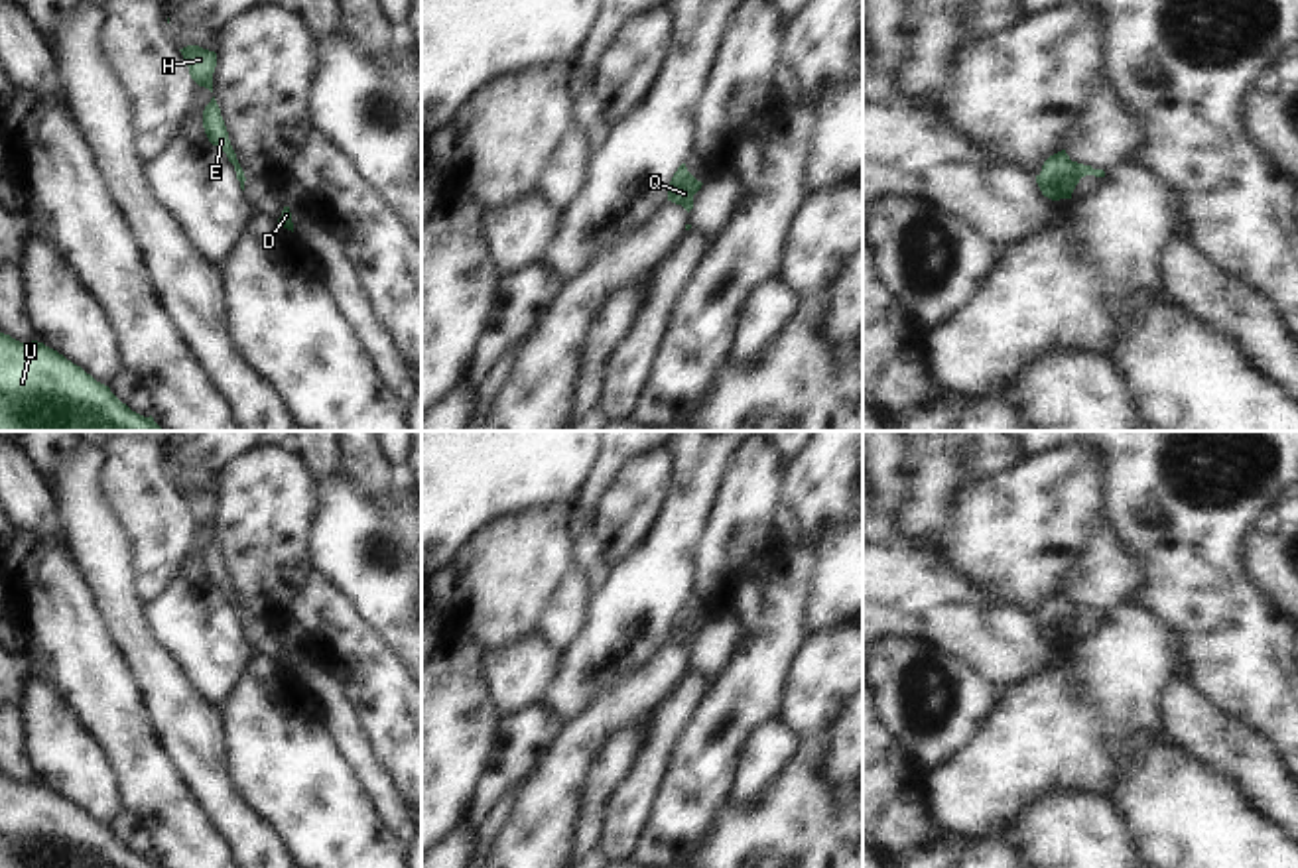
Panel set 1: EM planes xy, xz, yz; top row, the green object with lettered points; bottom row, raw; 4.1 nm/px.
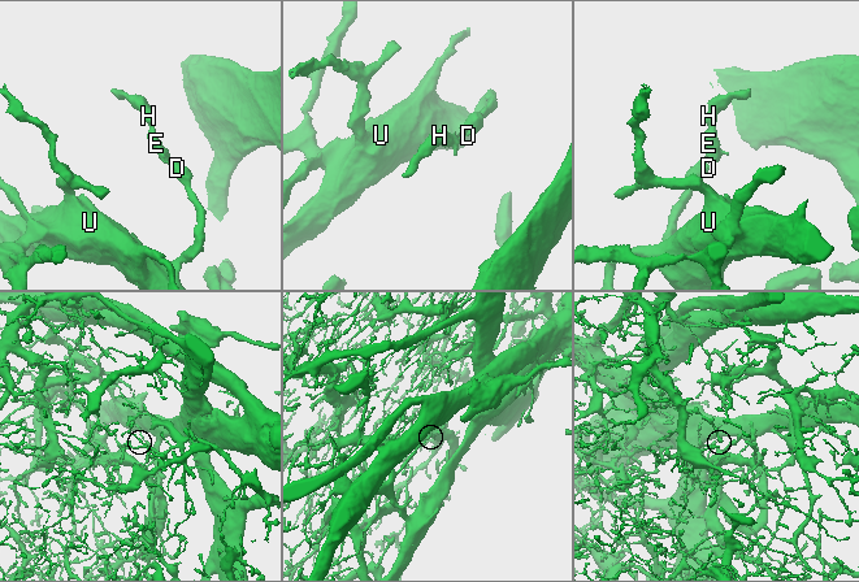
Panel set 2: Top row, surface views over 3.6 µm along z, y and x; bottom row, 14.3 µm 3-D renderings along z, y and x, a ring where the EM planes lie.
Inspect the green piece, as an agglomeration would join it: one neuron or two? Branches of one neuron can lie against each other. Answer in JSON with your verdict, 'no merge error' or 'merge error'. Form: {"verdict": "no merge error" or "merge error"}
{"verdict": "no merge error"}

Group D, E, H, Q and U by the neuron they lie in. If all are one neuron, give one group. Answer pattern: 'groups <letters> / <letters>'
groups D E H Q U

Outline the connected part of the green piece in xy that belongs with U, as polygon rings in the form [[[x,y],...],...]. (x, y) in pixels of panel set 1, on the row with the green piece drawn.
[[[0,333],[0,431],[163,431],[154,417],[144,417],[122,403],[108,386],[43,342],[20,342]]]

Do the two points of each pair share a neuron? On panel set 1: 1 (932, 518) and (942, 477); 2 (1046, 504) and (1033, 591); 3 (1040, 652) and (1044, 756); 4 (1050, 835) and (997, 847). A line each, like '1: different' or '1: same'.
1: same
2: same
3: different
4: different

